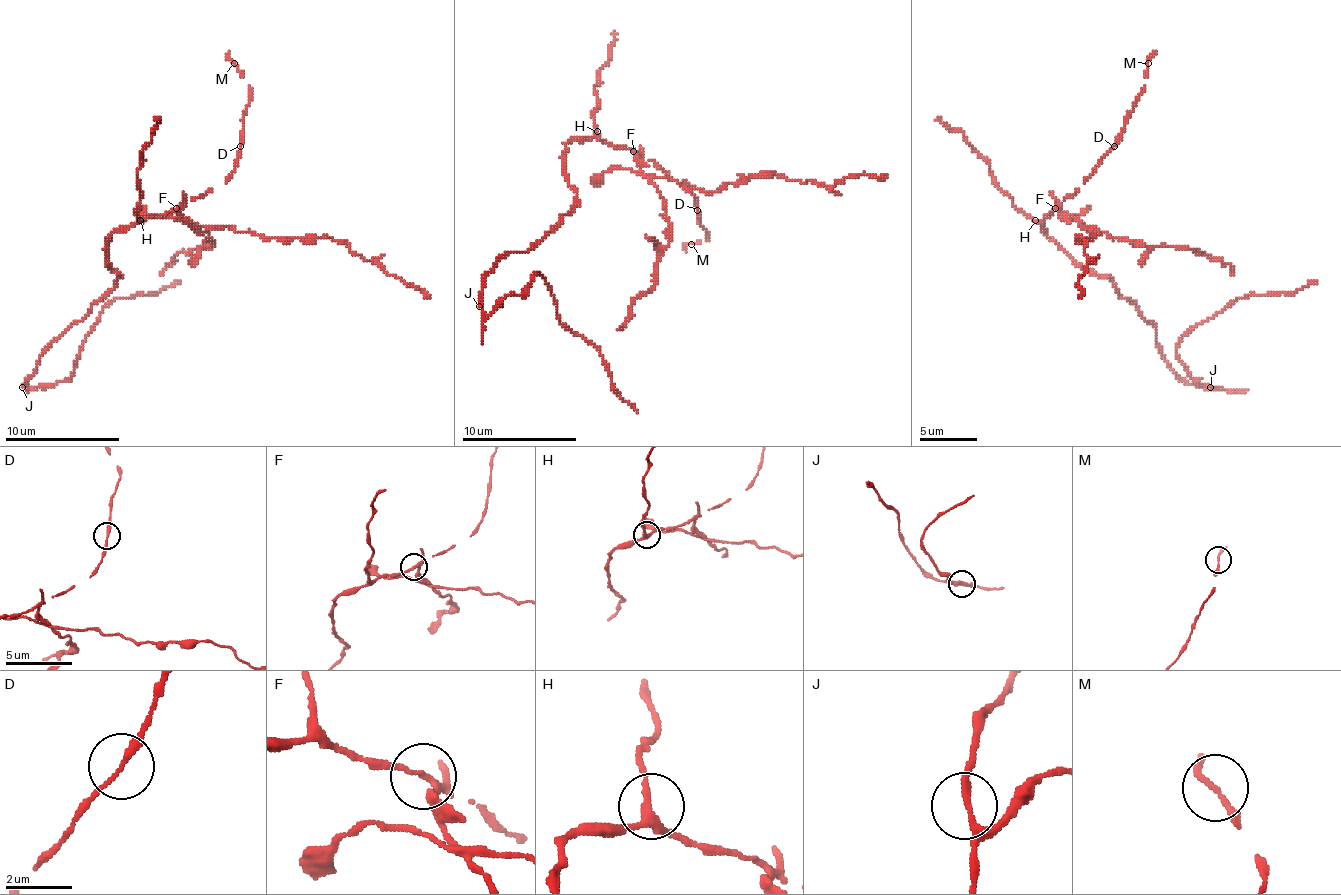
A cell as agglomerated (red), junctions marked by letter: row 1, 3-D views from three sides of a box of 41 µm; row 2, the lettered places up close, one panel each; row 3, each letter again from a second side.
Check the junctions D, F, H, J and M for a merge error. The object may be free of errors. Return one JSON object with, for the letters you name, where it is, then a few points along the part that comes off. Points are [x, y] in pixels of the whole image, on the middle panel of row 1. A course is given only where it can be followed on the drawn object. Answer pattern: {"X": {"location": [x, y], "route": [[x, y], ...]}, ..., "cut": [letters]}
{"F": {"location": [633, 151], "route": [[634, 151], [646, 174], [672, 177], [706, 192], [783, 174], [832, 186], [847, 177], [887, 177]]}, "cut": ["F"]}

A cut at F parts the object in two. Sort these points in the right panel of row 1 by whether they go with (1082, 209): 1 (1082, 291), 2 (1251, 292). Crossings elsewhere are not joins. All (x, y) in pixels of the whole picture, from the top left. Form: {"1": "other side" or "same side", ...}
{"1": "same side", "2": "other side"}

